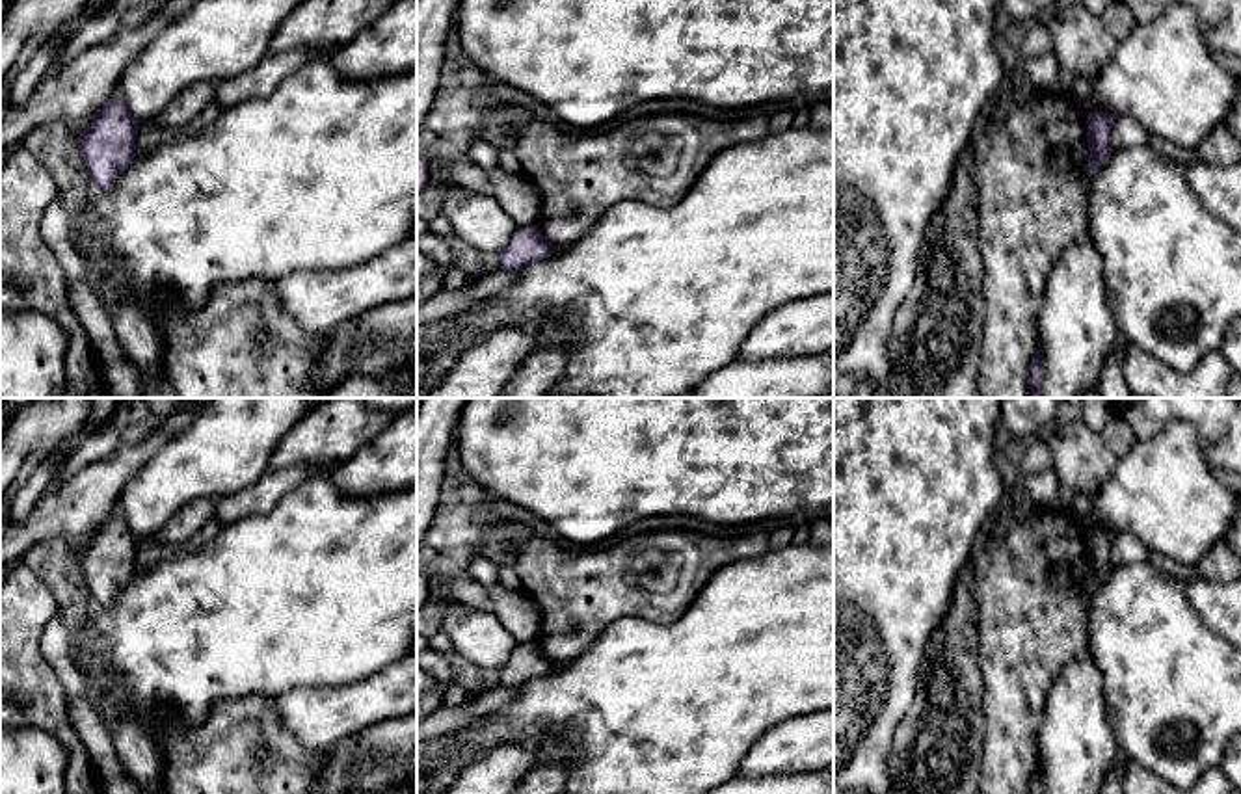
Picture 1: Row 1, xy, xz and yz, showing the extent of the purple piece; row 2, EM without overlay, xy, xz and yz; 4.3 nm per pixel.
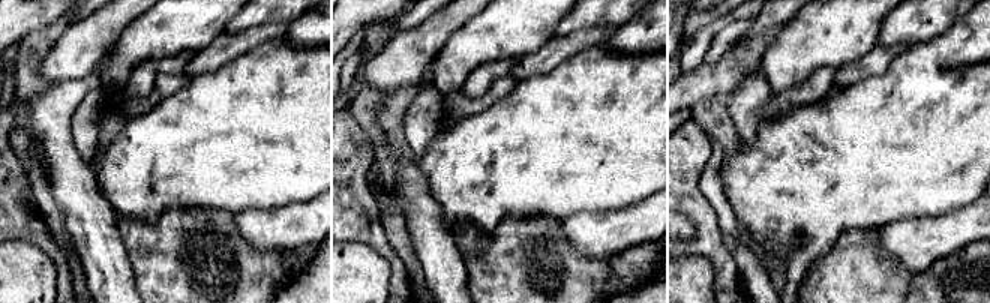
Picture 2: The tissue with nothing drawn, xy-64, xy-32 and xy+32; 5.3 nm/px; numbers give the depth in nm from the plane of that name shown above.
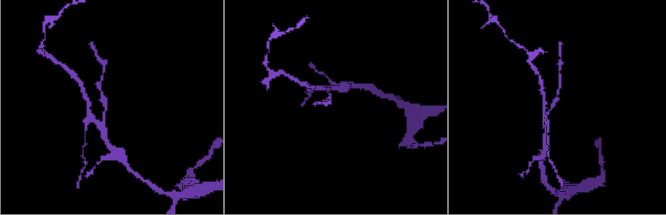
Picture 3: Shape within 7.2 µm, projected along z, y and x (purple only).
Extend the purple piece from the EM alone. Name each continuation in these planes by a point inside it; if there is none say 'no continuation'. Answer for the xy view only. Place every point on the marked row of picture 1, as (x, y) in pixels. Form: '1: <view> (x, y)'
no continuation

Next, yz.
no continuation

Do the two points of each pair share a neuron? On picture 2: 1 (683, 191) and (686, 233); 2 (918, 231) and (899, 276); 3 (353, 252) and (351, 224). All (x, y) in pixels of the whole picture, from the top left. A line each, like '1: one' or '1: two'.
1: two
2: two
3: two

